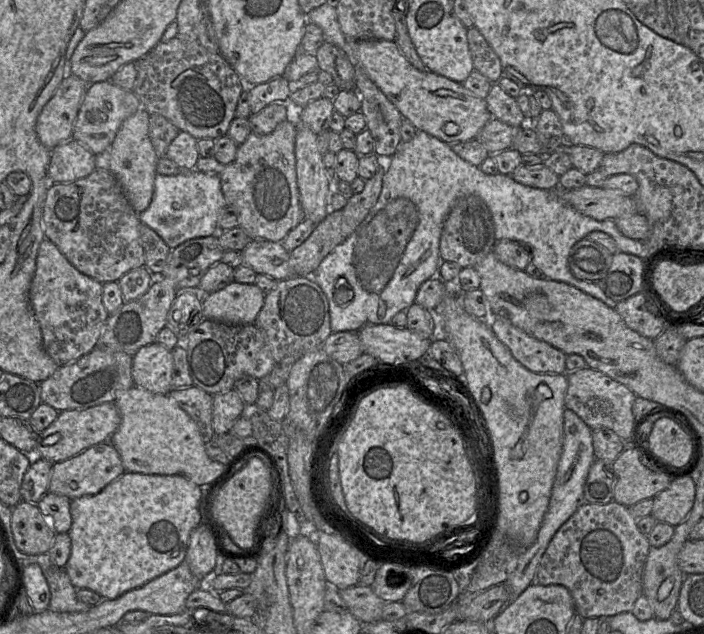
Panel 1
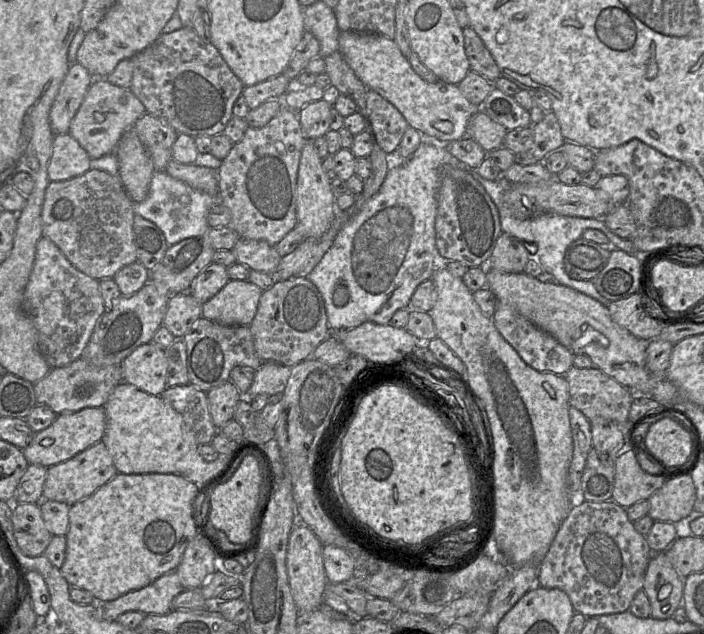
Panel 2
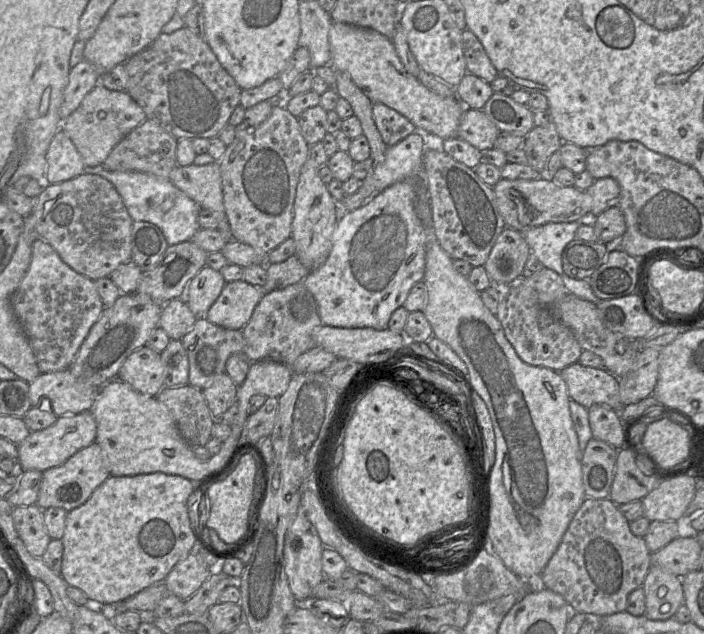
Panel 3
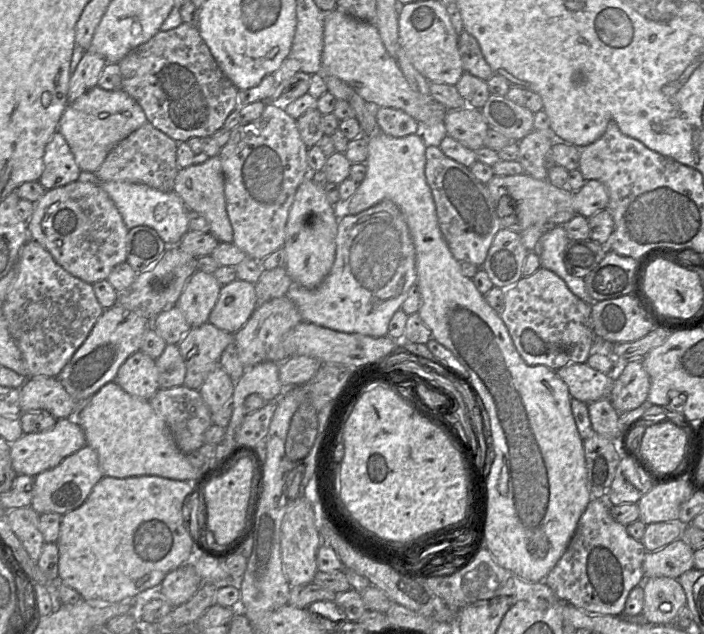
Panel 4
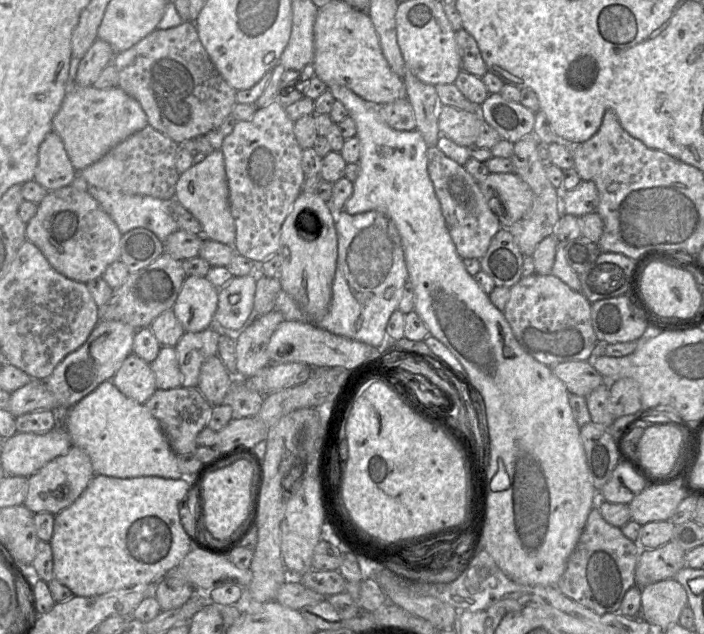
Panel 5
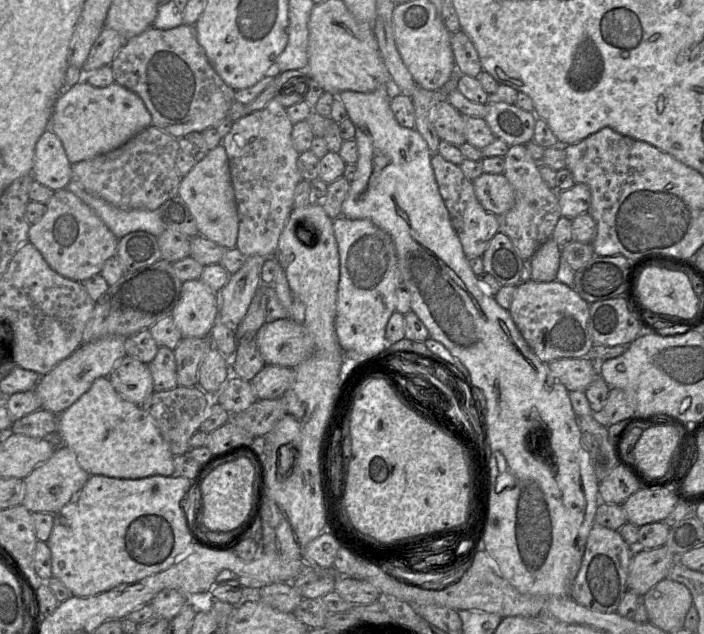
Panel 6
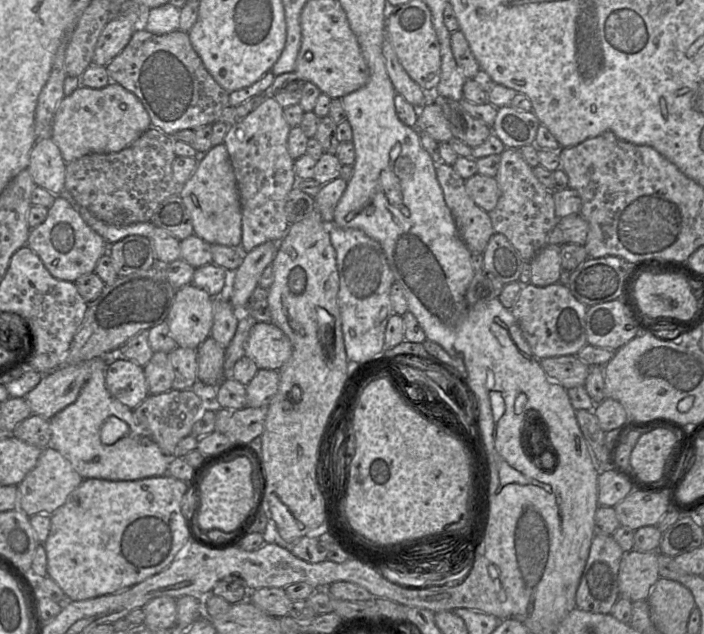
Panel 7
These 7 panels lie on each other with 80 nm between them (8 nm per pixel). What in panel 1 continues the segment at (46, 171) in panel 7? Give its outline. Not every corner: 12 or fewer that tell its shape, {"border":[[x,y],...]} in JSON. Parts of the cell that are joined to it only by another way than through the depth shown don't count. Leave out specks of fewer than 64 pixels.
{"border":[[73,138],[51,150],[50,183],[85,178],[95,155]]}

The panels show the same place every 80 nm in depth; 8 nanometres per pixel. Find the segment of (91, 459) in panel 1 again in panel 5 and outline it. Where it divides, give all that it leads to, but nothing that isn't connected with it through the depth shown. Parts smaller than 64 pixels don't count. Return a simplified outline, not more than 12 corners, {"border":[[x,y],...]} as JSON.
{"border":[[72,446],[28,477],[23,505],[56,515],[94,476]]}

